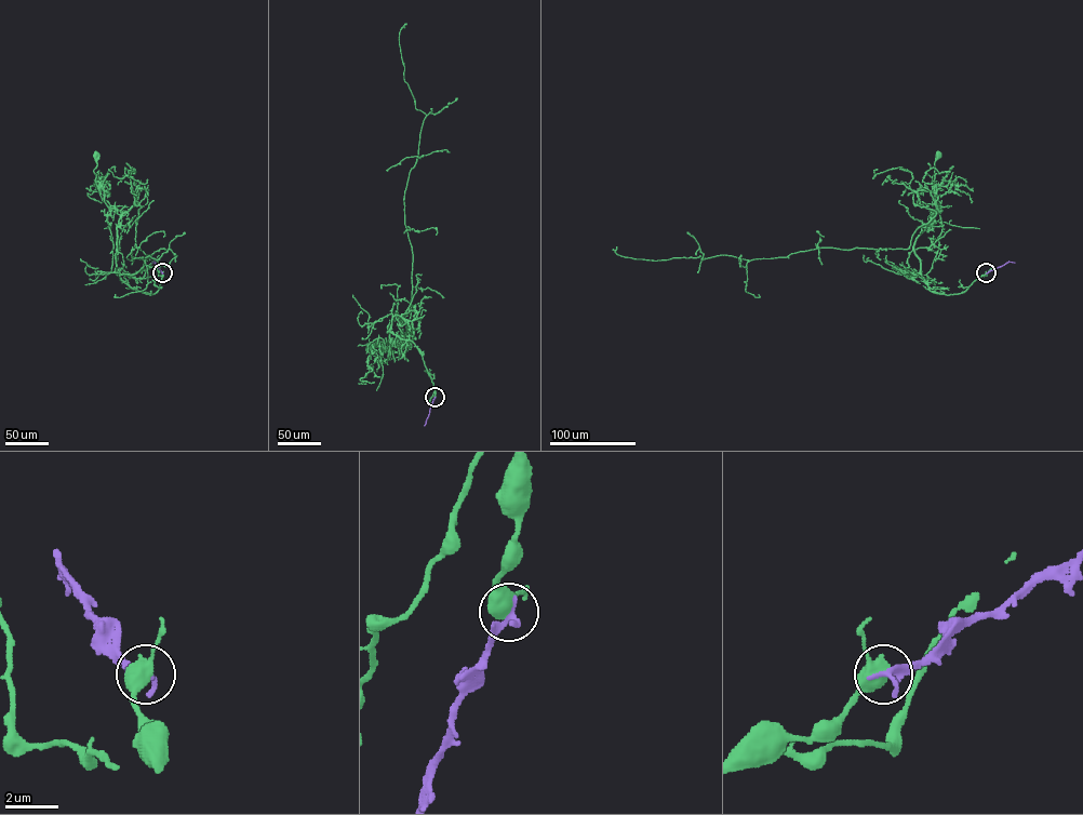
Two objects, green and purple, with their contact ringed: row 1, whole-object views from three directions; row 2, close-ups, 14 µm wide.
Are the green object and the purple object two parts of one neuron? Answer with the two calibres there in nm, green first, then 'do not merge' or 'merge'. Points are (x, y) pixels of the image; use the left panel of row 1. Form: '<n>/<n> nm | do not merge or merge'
480/190 nm | do not merge

